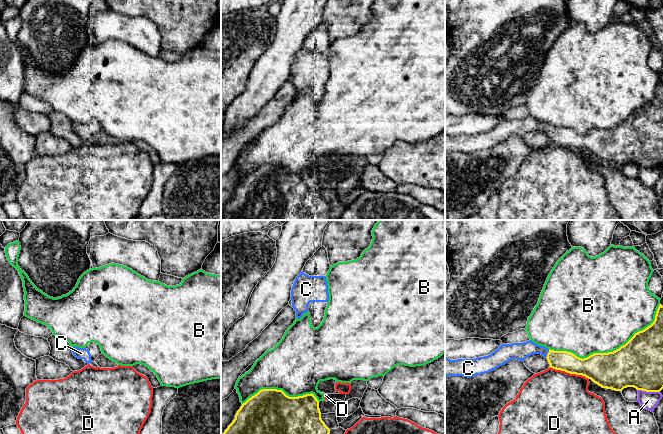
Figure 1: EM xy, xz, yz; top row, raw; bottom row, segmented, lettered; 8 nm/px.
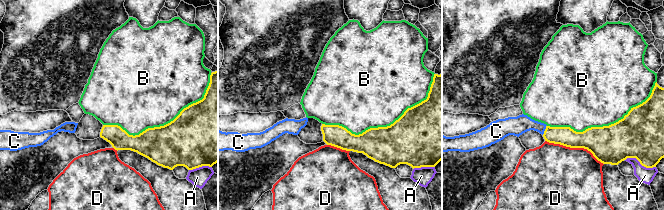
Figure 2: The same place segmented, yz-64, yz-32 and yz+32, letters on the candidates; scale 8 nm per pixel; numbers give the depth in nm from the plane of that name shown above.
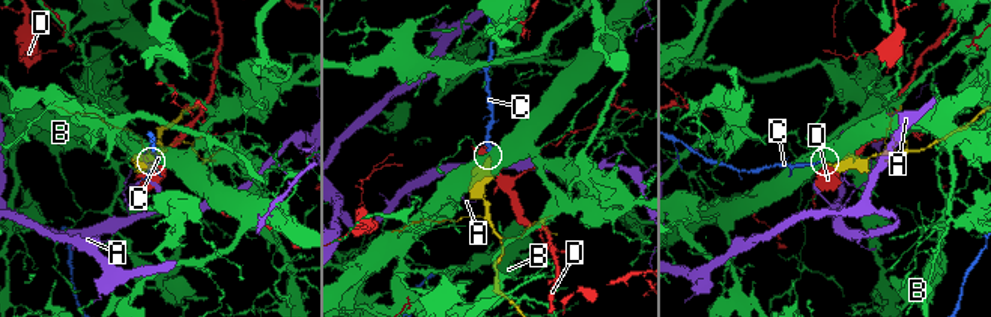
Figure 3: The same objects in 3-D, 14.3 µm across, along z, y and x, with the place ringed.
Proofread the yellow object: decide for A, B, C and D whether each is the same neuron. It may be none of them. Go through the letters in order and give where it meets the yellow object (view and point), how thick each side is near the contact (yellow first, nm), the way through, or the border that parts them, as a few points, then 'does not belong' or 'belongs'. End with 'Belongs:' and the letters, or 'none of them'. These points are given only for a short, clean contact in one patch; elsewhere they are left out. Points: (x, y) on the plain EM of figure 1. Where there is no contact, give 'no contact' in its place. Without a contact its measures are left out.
A: meets yellow in yz at (649, 167); 380 nm thick on the yellow side, 140 nm on the other; does not belong
B: meets yellow in yz at (609, 128); 380 nm thick on the yellow side, 500 nm on the other; does not belong
C: meets yellow in yz at (548, 129); 160 nm thick on the yellow side, 140 nm on the other; runs through yz (565, 137), (558, 136), (548, 129), (542, 126), (520, 127); belongs
D: meets yellow in yz at (569, 148); 240 nm thick on the yellow side, 480 nm on the other; does not belong
Belongs: C

